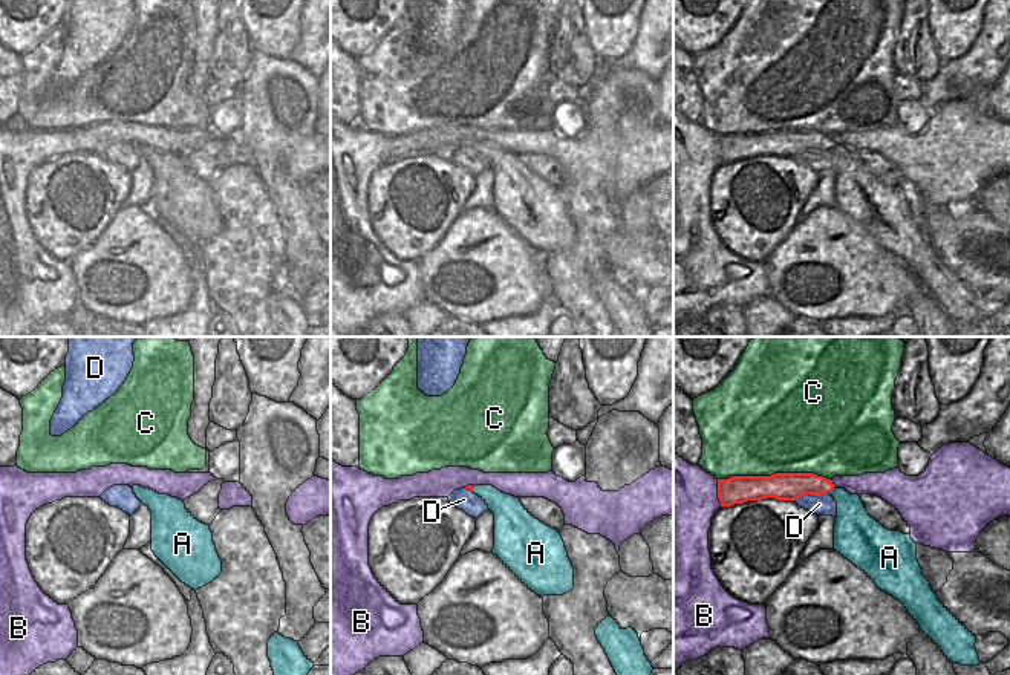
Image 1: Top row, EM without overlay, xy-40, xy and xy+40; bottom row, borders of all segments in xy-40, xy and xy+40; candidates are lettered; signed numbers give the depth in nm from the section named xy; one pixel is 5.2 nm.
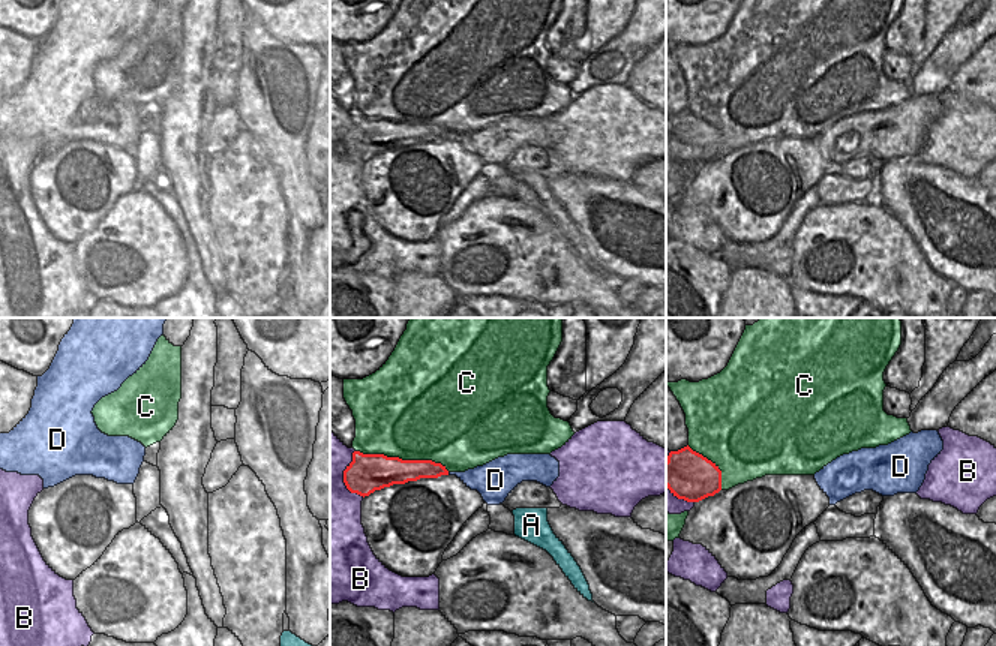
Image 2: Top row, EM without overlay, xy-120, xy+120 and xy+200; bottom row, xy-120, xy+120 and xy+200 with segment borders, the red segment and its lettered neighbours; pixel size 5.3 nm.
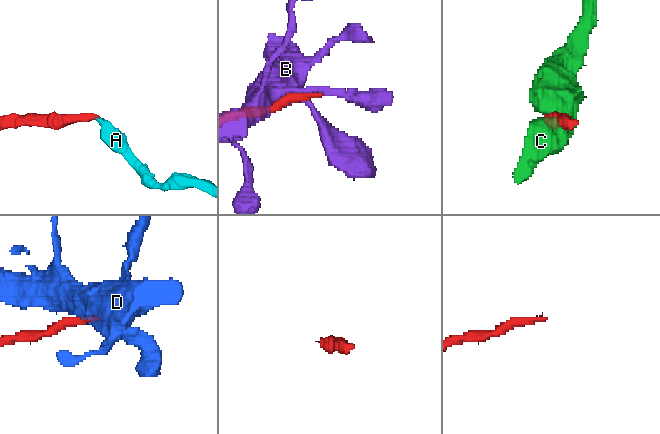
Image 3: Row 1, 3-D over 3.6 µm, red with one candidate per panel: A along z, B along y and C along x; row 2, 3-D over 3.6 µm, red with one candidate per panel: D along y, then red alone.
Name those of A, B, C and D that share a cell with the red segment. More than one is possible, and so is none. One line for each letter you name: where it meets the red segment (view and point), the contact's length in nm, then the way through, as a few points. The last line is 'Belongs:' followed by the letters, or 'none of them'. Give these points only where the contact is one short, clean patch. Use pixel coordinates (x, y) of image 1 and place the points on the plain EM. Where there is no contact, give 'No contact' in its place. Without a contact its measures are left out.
A: Touches red at xy+40 (831, 147). Shared border 40 nm. Path across: xy+40 (784, 143), (831, 147), (850, 164), (854, 189)
Belongs: A.

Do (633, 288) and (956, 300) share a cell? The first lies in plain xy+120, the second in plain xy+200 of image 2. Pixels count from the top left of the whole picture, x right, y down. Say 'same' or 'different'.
same

